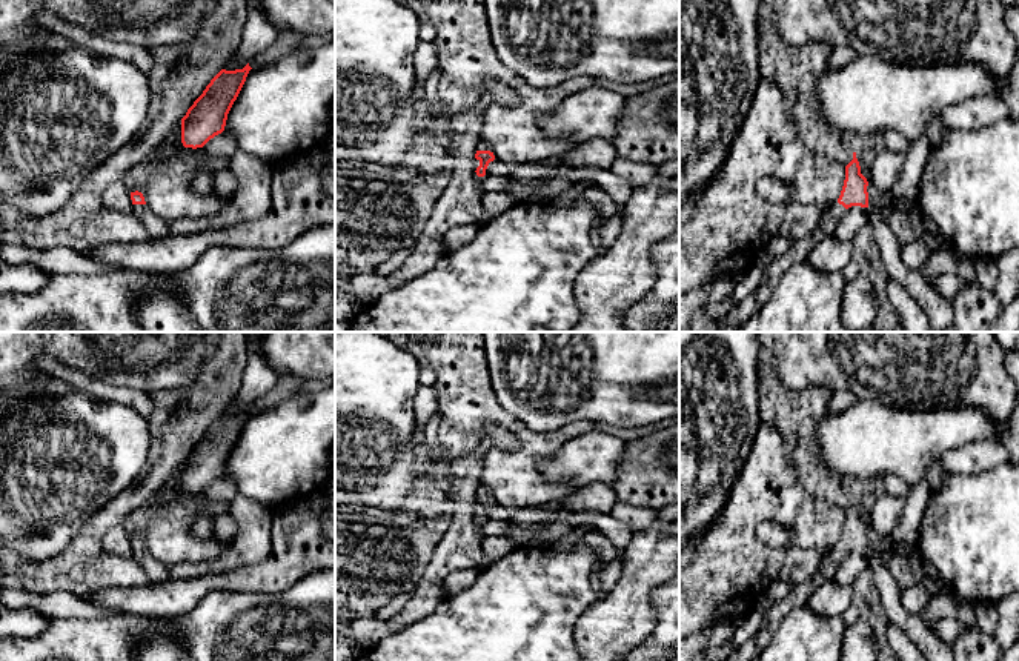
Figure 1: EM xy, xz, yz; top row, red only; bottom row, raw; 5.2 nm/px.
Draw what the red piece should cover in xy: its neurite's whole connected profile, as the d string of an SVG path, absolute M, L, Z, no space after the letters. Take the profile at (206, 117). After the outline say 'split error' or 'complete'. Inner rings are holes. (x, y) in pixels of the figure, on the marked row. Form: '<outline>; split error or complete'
M249 63L243 69L221 69L211 80L181 118L181 143L184 148L203 148L224 131L227 114L251 69Z; complete

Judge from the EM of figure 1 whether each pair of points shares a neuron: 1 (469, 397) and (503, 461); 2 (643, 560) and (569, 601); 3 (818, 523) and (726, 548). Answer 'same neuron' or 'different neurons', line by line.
1: same neuron
2: different neurons
3: same neuron

